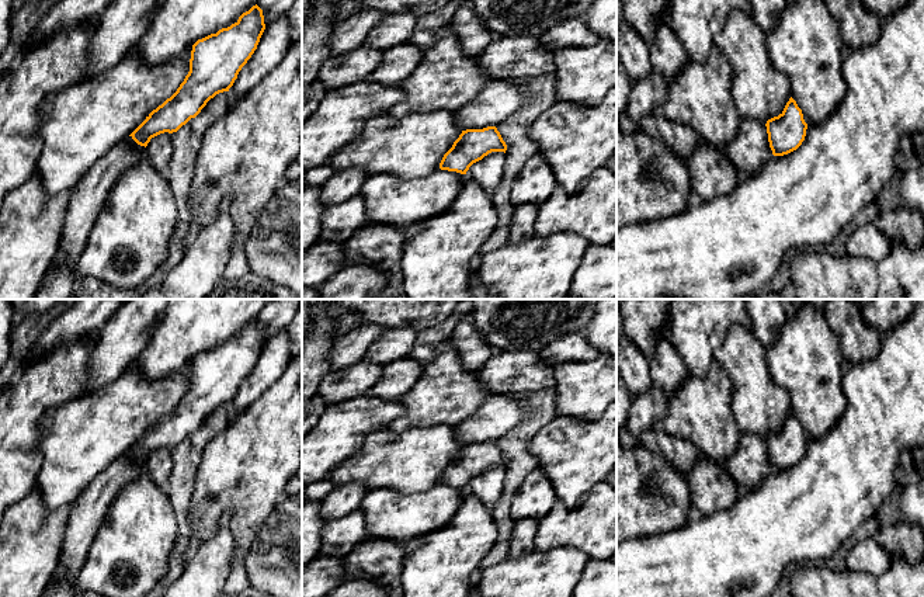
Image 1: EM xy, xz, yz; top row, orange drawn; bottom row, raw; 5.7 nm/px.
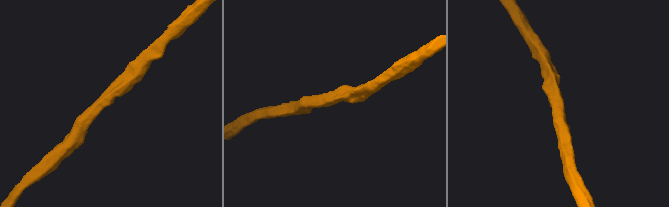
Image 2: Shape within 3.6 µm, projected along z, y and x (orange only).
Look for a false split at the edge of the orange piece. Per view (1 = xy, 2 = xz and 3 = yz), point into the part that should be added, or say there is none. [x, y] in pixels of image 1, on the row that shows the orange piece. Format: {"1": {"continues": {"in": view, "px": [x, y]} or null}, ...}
{"1": {"continues": {"in": "xy", "px": [84, 121]}}, "2": {"continues": {"in": "xz", "px": [413, 145]}}, "3": {"continues": {"in": "yz", "px": [760, 92]}}}

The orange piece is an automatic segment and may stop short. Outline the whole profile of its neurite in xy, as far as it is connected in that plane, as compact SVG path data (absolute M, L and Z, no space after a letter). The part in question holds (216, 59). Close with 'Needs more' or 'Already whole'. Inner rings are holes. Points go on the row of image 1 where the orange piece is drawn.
M256 4L230 27L198 39L177 60L147 66L131 48L118 65L49 94L46 98L49 107L39 117L41 152L35 170L42 188L49 195L74 188L93 164L126 136L146 147L152 138L164 132L177 132L195 118L211 98L229 91L239 72L257 49L264 29L263 10Z. Needs more

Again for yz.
M732 11L716 29L713 44L730 66L736 112L767 126L774 156L796 150L805 140L807 124L792 98L786 74L771 66L765 34L751 14Z. Needs more

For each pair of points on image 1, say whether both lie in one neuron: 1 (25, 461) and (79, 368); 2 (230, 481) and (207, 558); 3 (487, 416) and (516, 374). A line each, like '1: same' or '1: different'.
1: same
2: different
3: same

